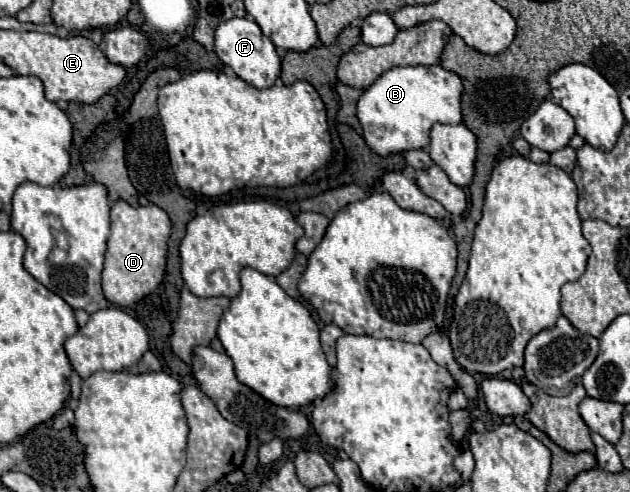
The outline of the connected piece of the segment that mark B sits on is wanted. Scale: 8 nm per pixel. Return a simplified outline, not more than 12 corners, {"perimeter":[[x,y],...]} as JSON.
{"perimeter":[[442,66],[384,72],[358,100],[386,156],[460,124],[462,80]]}

